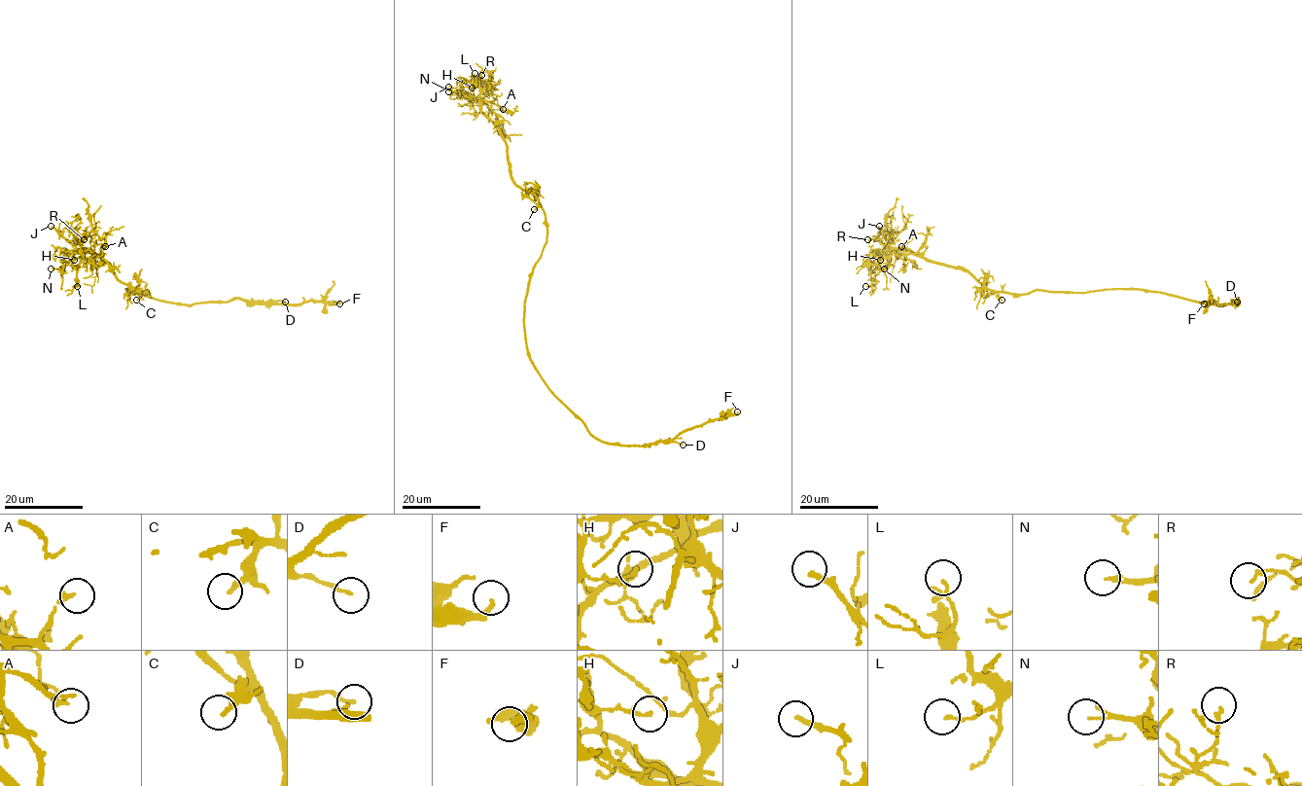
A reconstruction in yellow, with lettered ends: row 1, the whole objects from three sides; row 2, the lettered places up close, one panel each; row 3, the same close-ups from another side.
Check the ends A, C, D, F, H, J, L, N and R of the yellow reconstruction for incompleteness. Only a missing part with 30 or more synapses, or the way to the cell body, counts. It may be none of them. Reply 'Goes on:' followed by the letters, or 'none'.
Goes on: J

